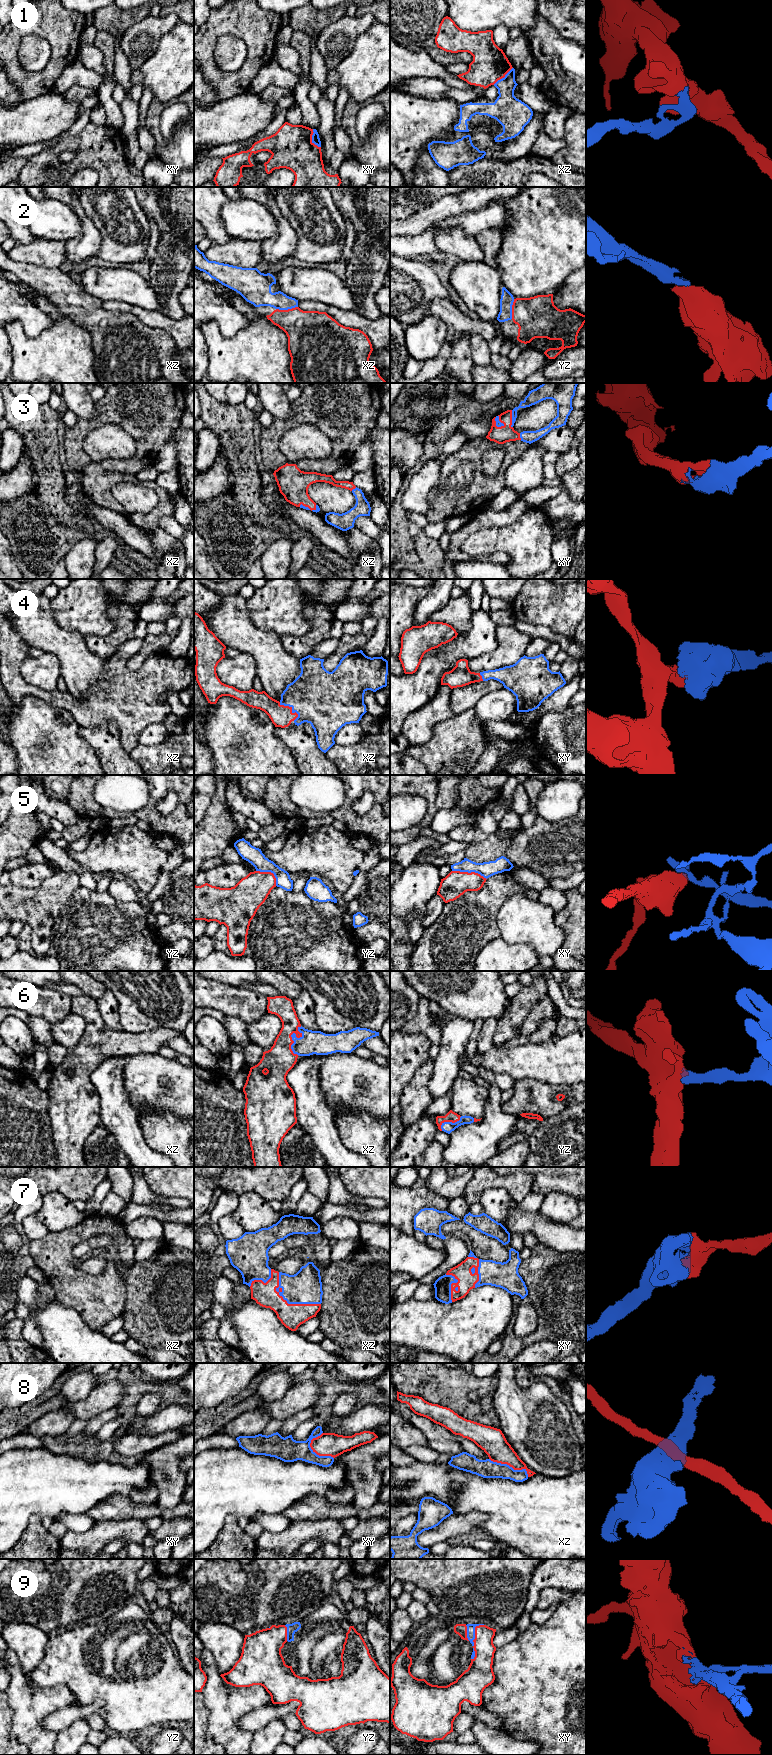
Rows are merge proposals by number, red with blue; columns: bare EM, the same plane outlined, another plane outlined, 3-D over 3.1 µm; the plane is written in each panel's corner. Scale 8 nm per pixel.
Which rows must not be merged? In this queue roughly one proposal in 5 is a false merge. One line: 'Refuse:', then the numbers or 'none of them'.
Refuse: 5, 8

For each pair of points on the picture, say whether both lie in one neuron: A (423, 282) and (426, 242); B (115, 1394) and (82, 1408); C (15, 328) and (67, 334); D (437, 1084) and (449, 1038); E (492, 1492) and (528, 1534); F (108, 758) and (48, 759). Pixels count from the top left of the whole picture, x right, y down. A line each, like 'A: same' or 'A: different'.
A: different
B: same
C: same
D: same
E: same
F: different

